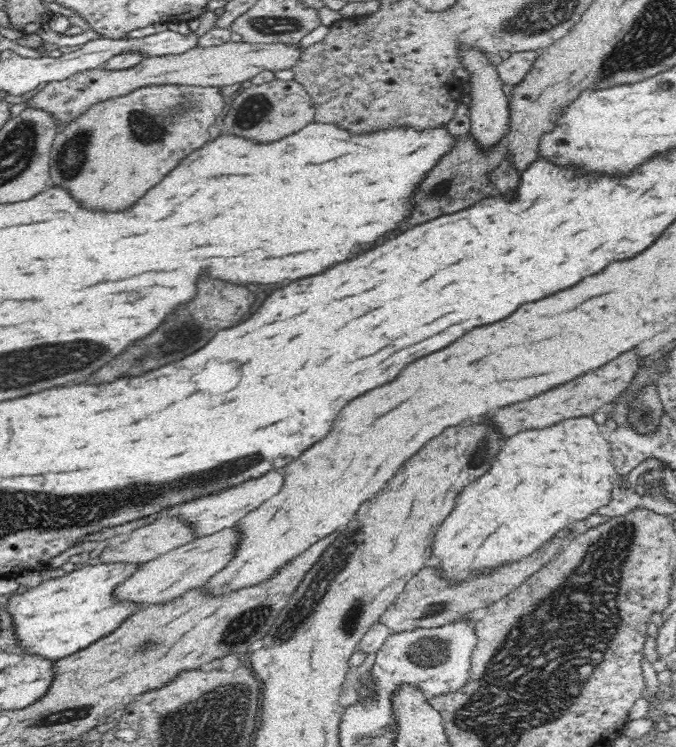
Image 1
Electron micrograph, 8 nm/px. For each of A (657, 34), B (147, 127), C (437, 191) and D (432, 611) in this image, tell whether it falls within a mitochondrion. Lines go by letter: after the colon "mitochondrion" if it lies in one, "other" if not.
A: mitochondrion
B: mitochondrion
C: mitochondrion
D: mitochondrion

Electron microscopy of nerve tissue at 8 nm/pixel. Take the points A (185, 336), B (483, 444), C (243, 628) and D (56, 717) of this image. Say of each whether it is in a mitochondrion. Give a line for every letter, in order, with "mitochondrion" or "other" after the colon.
A: mitochondrion
B: mitochondrion
C: mitochondrion
D: mitochondrion

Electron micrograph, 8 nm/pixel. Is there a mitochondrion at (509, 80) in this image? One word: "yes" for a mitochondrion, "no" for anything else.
no

